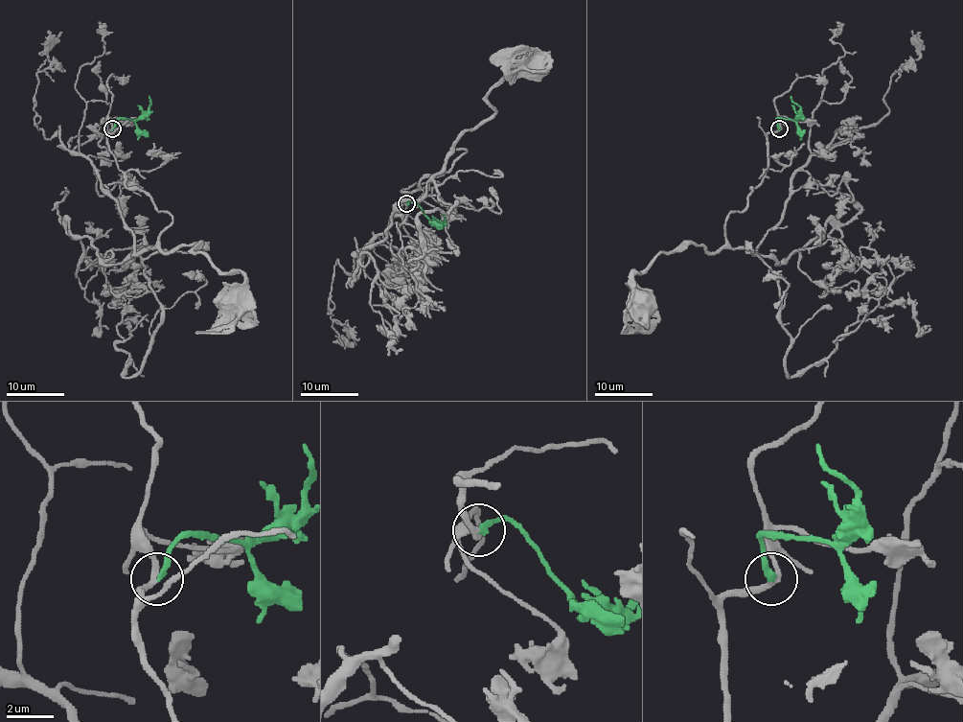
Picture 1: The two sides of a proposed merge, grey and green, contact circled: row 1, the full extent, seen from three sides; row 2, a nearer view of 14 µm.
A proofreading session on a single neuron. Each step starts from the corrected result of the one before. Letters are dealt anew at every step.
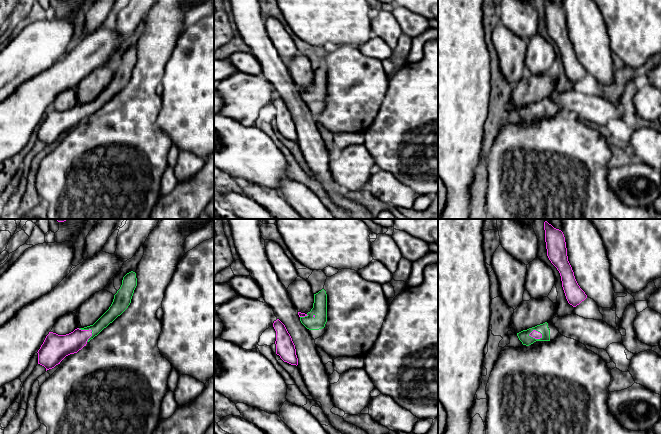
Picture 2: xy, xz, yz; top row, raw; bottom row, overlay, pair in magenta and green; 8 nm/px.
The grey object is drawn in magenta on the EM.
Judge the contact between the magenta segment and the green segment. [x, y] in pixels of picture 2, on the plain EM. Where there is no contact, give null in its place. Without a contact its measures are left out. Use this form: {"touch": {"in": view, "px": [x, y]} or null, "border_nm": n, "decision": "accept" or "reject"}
{"touch": {"in": "yz", "px": [535, 114]}, "border_nm": 120, "decision": "accept"}

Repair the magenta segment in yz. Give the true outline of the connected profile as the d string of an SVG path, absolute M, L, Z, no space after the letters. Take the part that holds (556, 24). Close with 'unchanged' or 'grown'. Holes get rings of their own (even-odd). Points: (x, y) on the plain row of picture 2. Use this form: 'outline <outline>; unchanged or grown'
outline M544 0L547 32L560 49L562 63L570 81L576 83L587 74L578 61L572 43L568 37L564 10L551 0Z; unchanged

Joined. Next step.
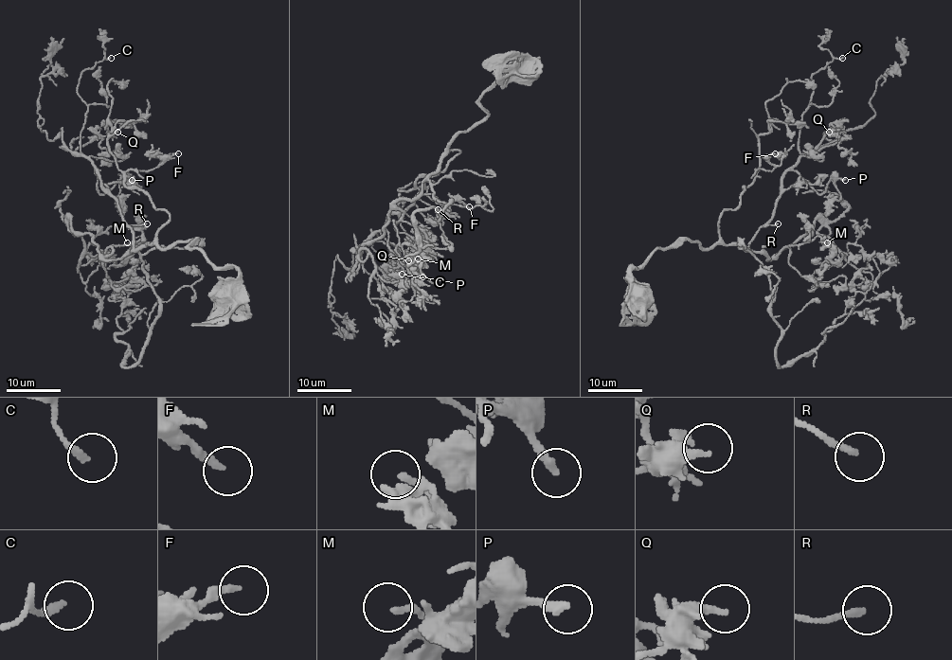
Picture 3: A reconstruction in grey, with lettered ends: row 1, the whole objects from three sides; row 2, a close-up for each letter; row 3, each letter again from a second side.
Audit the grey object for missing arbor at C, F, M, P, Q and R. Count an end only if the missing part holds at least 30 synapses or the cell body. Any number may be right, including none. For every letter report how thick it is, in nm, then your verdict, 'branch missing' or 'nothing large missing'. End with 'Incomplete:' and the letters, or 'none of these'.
C: 190 nm thick; nothing large missing
F: 200 nm thick; nothing large missing
M: 190 nm thick; nothing large missing
P: 240 nm thick; nothing large missing
Q: 240 nm thick; nothing large missing
R: 170 nm thick; nothing large missing
Incomplete: none of these

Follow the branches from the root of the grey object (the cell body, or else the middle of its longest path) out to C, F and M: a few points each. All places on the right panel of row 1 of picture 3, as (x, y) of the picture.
C: (639, 294), (631, 270), (658, 248), (683, 239), (704, 248), (747, 246), (799, 159), (812, 76), (842, 58)
F: (639, 294), (631, 270), (683, 239), (710, 248), (719, 215), (738, 205), (756, 169), (774, 169), (775, 153)
M: (639, 294), (631, 270), (683, 239), (704, 248), (738, 244), (768, 260), (817, 236), (827, 242)

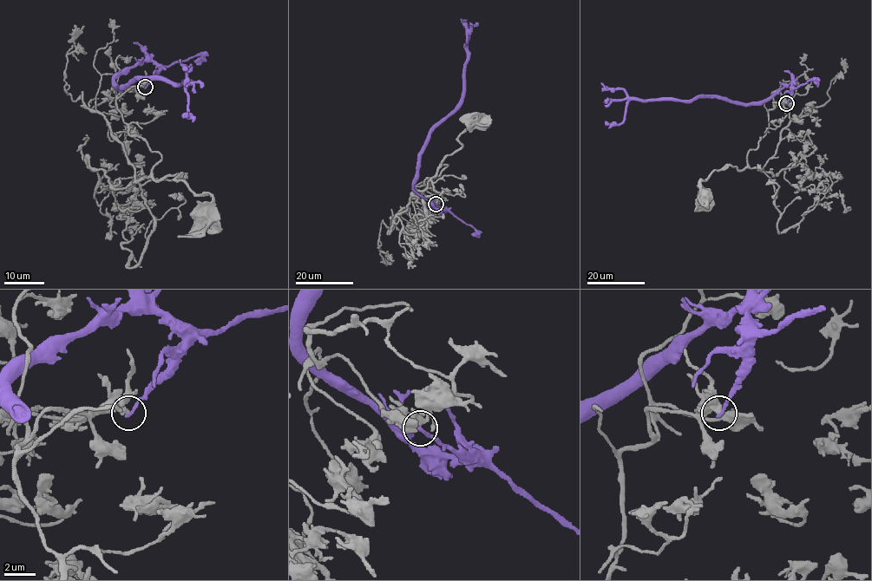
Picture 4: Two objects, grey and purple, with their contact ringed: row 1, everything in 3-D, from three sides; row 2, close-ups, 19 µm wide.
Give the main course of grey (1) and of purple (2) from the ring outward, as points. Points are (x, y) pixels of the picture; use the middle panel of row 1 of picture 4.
1: (436, 204), (416, 186), (438, 176), (462, 132), (481, 122)
2: (436, 204), (446, 208), (436, 208), (414, 185), (427, 136), (458, 105), (462, 92), (467, 58), (462, 22)

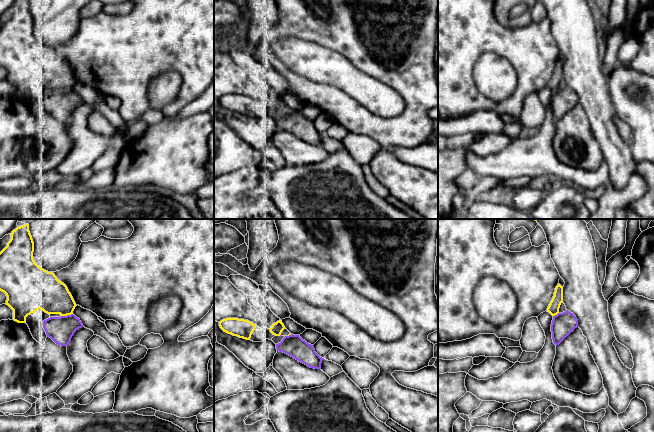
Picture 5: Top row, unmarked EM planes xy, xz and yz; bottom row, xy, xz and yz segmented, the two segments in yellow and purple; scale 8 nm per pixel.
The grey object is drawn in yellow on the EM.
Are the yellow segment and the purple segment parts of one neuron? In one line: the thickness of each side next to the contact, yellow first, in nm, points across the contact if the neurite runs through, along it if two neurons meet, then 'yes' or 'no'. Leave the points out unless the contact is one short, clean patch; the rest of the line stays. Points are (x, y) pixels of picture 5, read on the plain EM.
280 nm thick on the yellow side, 200 nm on the other; border along xy (72, 89), (61, 92); no

